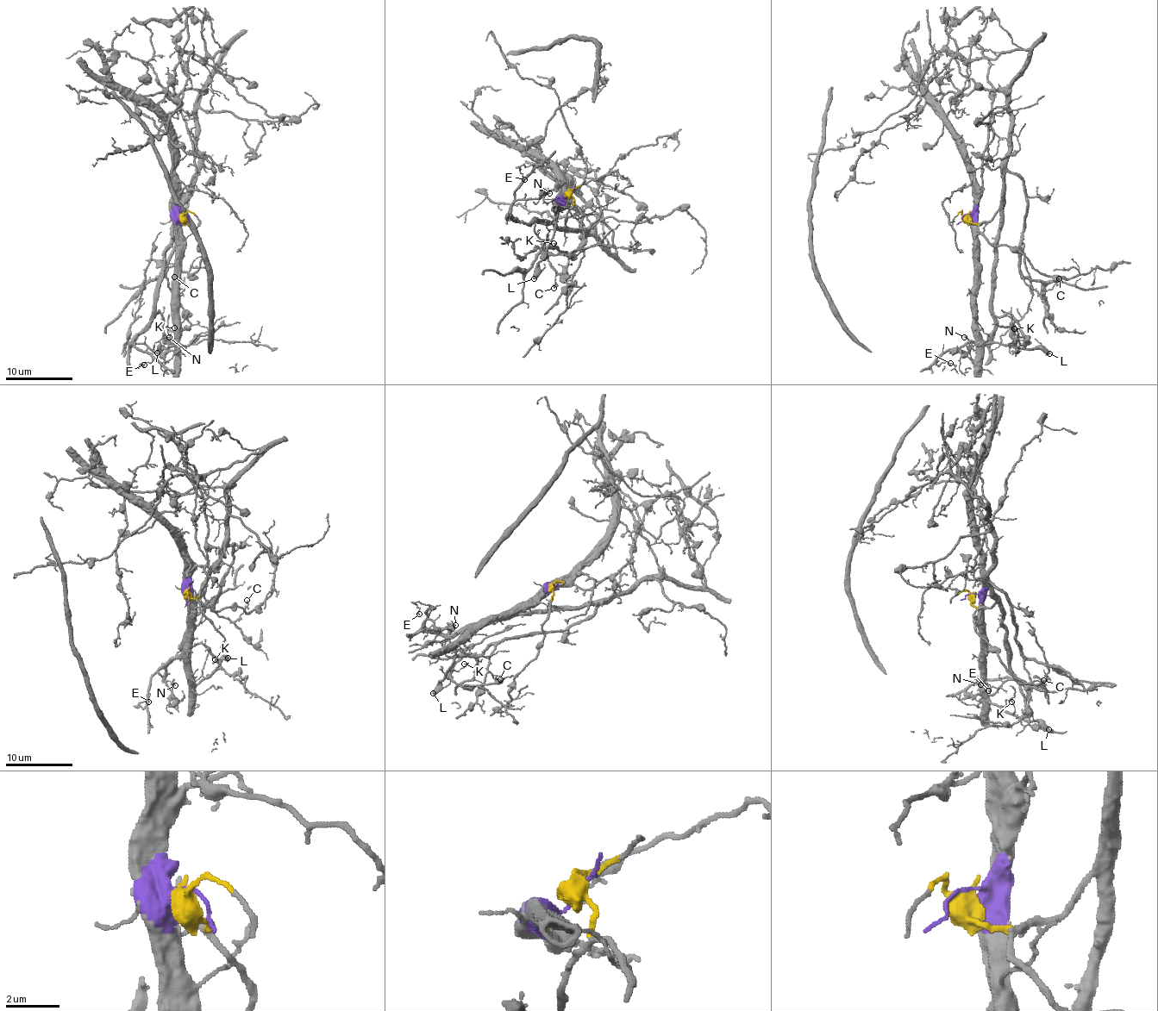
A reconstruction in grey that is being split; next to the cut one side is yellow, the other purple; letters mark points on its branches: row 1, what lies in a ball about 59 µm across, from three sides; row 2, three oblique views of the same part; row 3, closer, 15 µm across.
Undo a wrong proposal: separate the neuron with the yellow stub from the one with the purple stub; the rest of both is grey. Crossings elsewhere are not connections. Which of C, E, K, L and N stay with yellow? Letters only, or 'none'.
C, E, N

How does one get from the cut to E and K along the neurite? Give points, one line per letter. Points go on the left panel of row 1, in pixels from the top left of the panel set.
E: (184, 214), (188, 222), (182, 212), (165, 253), (154, 316), (130, 343), (153, 359), (139, 364), (145, 364)
K: (184, 214), (179, 215), (179, 334), (177, 343), (172, 344), (174, 327)

